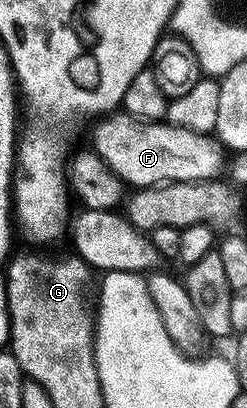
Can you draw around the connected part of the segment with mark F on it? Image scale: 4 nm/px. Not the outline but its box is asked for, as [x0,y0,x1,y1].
[92,114,227,189]

